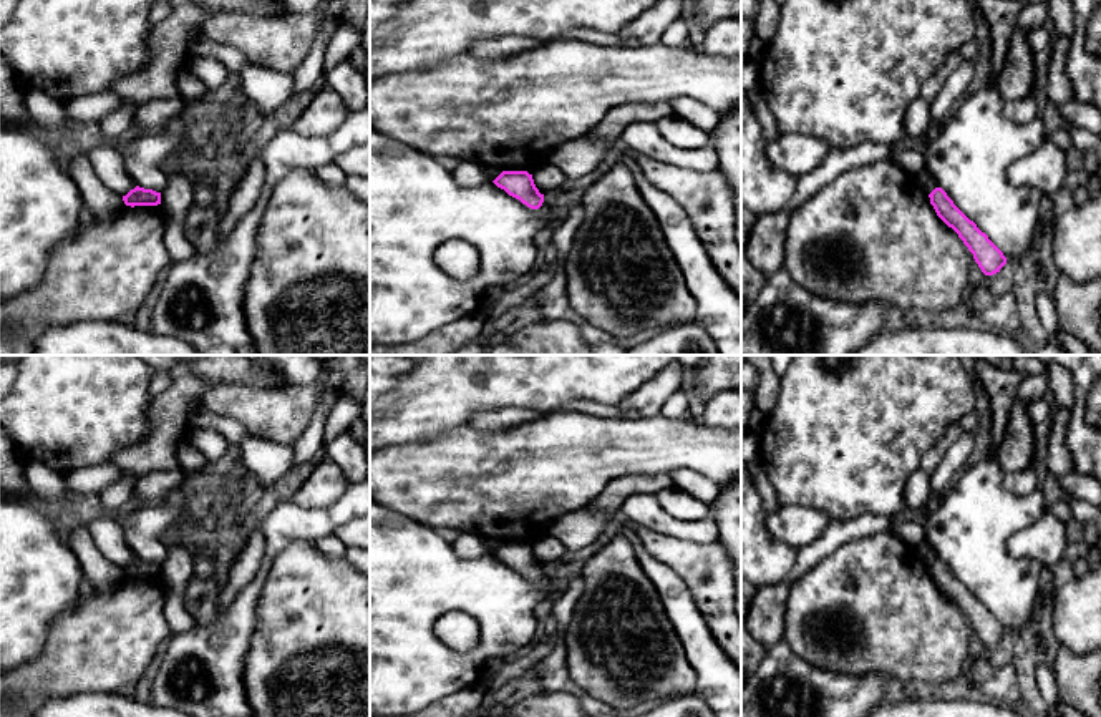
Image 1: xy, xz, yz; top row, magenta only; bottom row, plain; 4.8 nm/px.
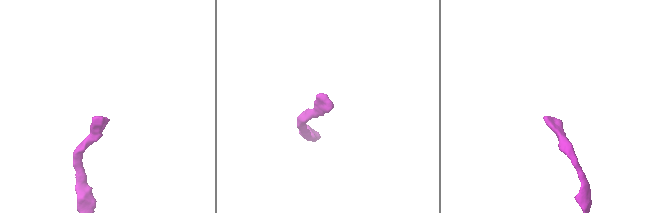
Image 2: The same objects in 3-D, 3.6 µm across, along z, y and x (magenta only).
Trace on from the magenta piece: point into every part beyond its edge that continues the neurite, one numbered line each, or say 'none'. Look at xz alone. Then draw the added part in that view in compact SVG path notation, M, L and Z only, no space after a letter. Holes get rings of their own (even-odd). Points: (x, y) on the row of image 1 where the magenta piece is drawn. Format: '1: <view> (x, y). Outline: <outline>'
none

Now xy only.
none

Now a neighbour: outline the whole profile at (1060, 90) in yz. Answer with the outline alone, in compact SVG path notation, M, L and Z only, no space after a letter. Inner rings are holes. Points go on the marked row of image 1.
M1056 37L1051 43L1051 61L1048 68L1048 100L1060 106L1074 100L1073 85L1066 73L1069 38Z

